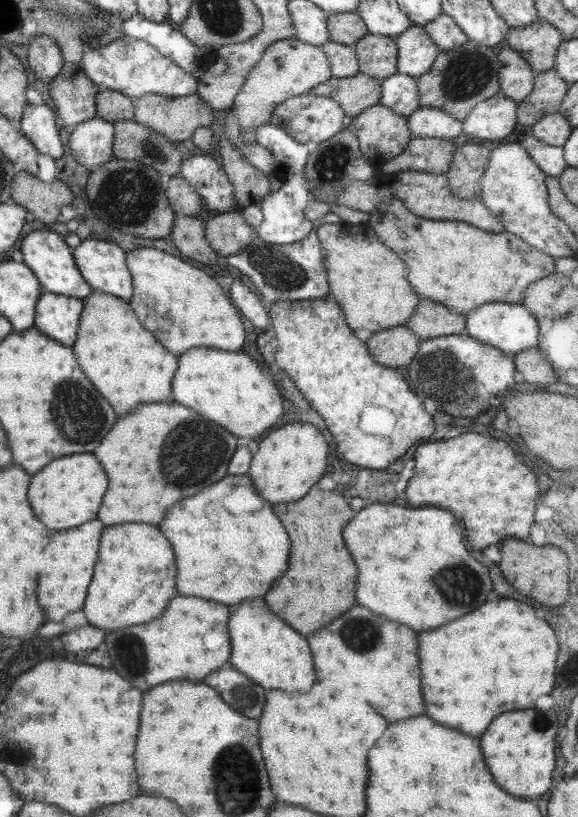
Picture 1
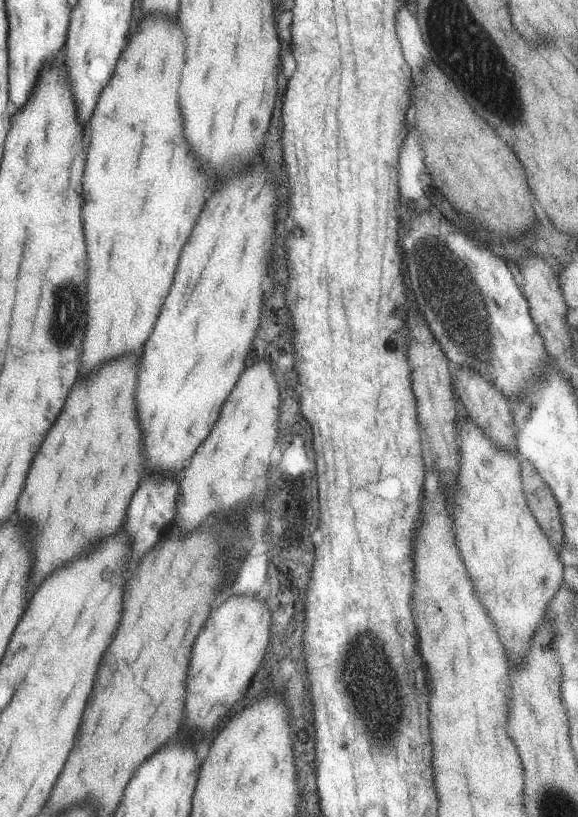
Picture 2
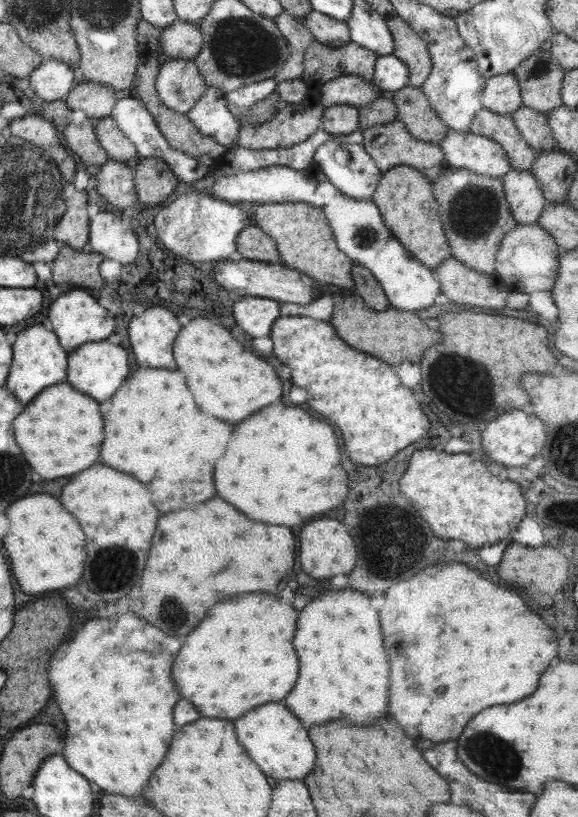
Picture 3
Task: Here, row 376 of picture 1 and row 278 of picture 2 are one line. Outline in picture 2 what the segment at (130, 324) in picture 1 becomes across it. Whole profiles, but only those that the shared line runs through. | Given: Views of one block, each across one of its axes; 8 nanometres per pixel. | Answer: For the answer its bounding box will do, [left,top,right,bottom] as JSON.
[79,16,209,374]

